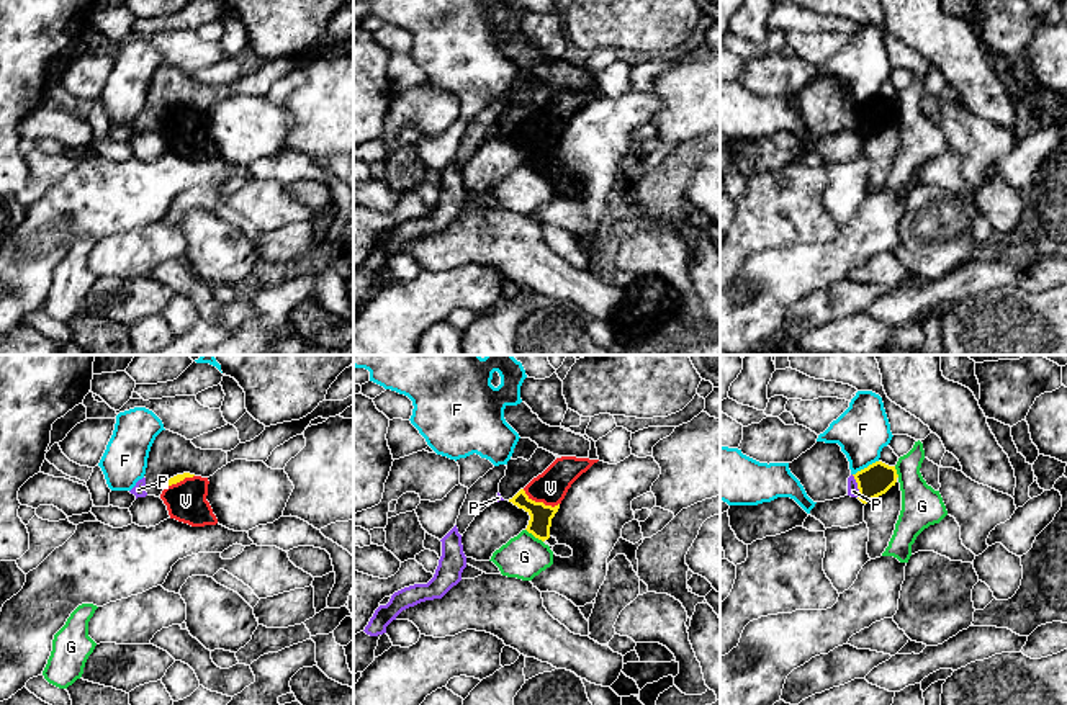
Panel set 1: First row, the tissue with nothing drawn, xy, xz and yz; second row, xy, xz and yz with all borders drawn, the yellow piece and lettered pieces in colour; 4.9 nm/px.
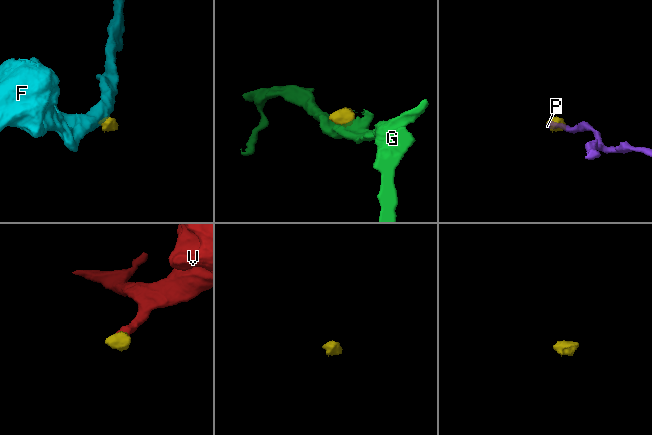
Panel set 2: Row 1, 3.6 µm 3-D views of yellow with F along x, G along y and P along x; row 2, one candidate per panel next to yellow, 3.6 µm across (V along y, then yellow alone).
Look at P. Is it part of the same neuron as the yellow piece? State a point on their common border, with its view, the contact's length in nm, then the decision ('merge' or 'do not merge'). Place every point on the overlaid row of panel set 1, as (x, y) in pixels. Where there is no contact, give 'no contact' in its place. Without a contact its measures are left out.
yz (858, 486) | 120 nm | do not merge

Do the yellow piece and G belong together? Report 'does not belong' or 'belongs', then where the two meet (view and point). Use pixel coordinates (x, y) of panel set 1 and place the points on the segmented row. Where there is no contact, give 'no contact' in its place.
does not belong; contact xz (534, 535)

